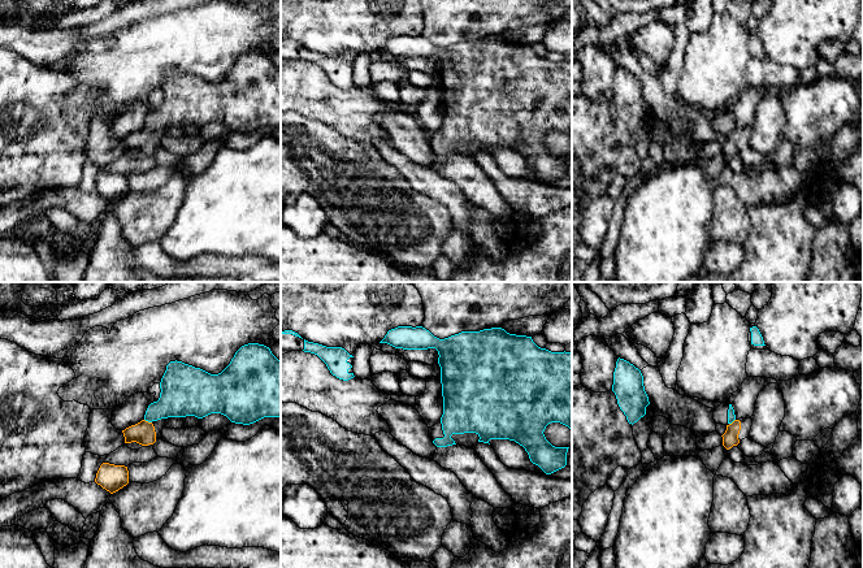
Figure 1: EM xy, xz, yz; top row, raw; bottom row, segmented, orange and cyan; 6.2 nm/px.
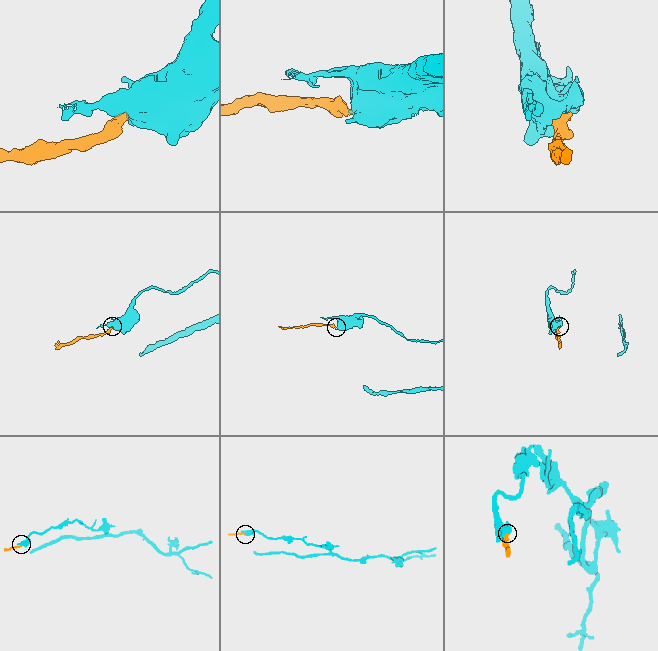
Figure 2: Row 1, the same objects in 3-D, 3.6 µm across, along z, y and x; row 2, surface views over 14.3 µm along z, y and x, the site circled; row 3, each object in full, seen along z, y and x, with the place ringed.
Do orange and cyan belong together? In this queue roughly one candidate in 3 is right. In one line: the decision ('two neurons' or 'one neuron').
two neurons

